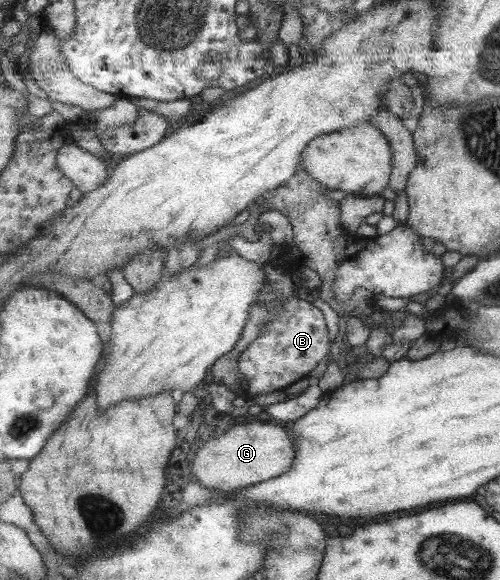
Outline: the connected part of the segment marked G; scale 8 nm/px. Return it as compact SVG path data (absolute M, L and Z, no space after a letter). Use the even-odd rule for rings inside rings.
M240 421L202 445L193 459L194 475L210 488L228 492L242 490L290 472L297 455L294 442L289 426L275 421L249 424Z

